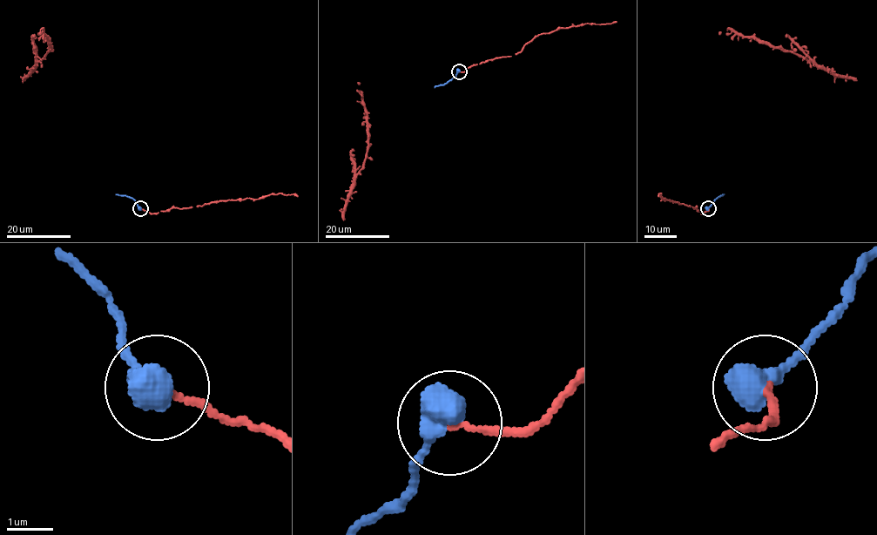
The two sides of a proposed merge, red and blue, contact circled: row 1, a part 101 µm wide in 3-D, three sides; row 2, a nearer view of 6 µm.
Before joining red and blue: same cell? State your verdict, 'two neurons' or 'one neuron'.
one neuron

